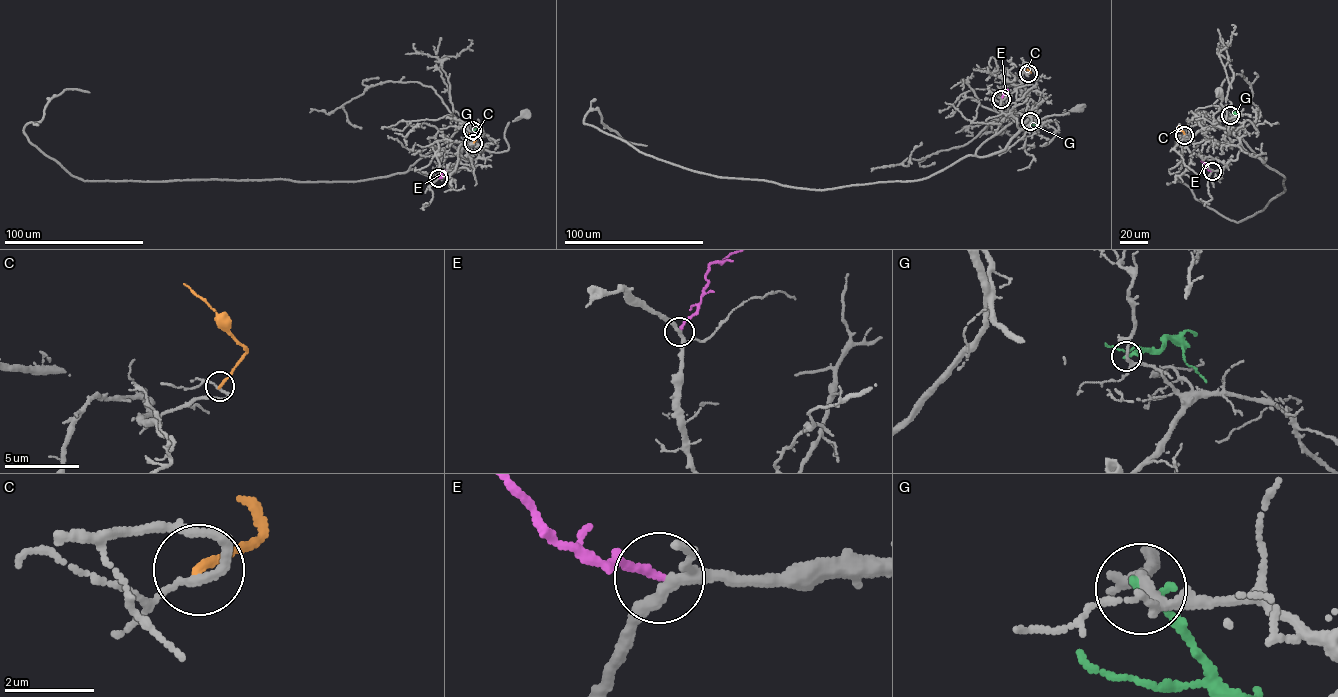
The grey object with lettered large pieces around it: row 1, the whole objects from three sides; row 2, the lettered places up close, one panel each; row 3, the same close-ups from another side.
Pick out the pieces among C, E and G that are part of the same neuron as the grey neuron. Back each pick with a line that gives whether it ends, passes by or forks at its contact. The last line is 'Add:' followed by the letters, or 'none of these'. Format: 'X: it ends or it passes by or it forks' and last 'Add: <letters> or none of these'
E: it ends
Add: E

